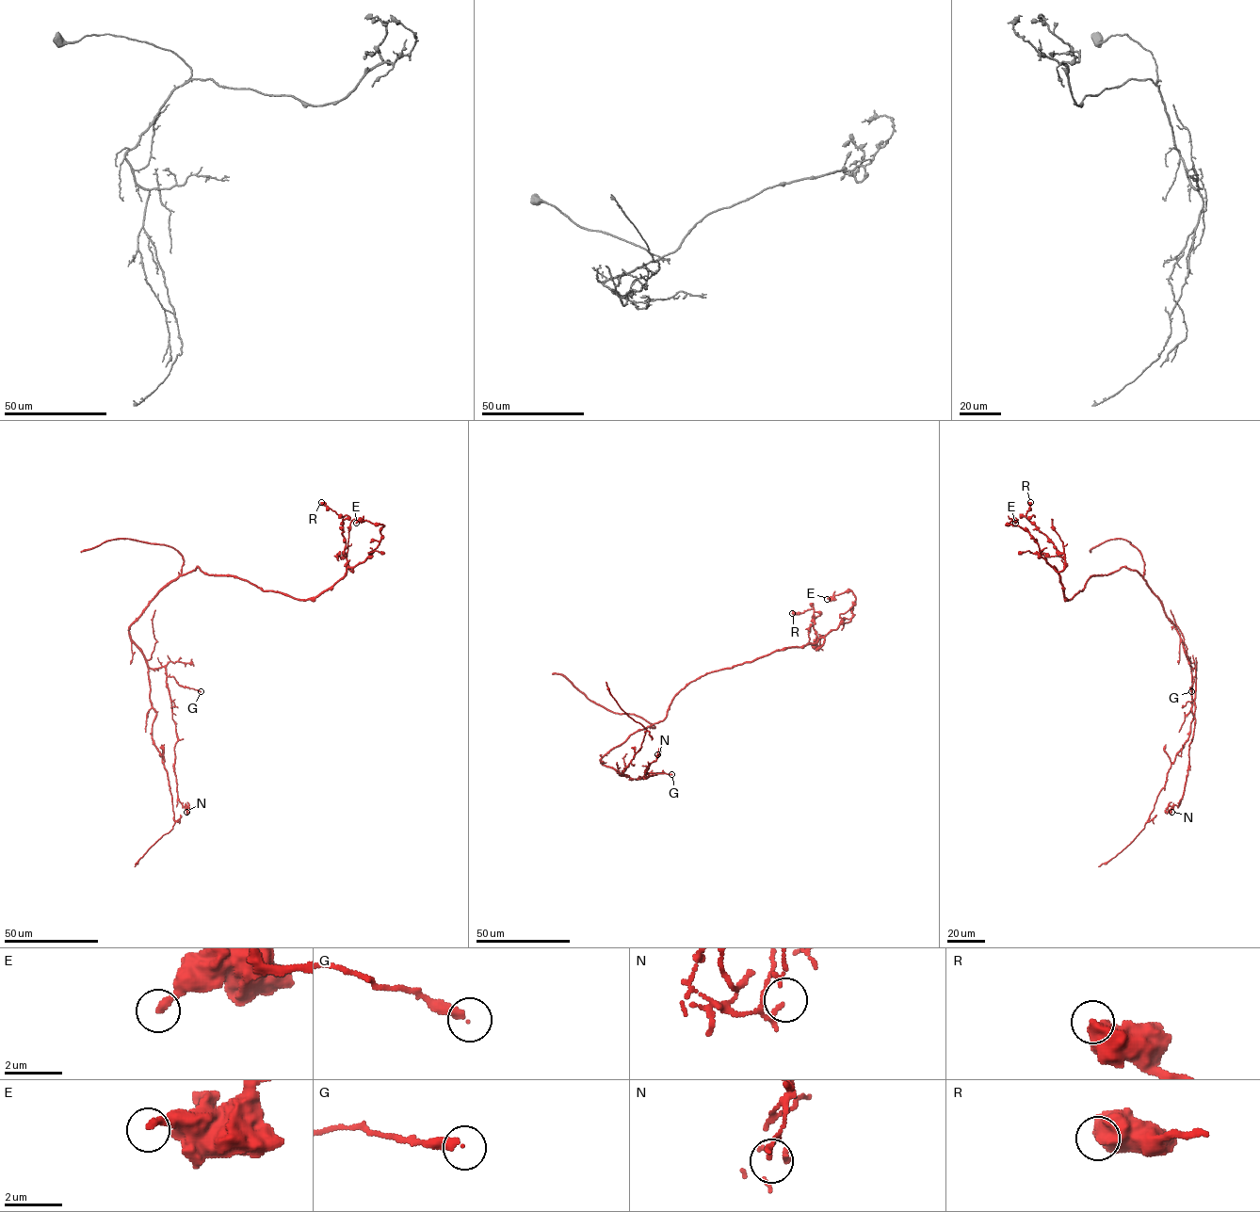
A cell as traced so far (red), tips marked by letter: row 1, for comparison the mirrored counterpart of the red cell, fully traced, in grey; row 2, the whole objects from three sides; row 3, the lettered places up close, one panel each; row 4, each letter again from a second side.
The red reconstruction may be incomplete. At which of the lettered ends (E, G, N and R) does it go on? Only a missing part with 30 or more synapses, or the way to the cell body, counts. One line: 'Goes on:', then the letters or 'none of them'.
Goes on: none of them

